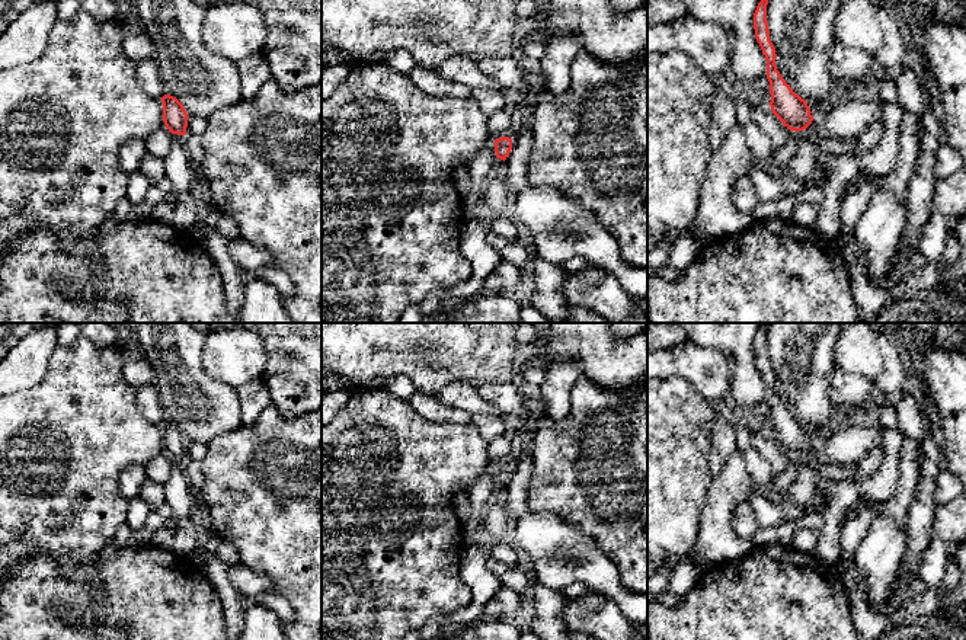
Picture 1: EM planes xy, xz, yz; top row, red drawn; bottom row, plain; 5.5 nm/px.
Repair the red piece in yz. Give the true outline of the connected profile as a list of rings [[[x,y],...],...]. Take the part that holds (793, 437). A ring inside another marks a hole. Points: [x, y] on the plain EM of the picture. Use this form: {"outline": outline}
{"outline": [[[762,323],[754,339],[755,364],[767,385],[767,404],[770,407],[771,436],[790,457],[806,455],[813,442],[805,425],[796,420],[786,409],[775,391],[775,374],[770,365],[767,348],[768,323]]]}

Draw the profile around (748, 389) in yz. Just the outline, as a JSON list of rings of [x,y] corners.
[[[675,323],[681,326],[688,339],[707,348],[726,353],[732,364],[730,394],[742,407],[767,404],[767,385],[755,364],[754,339],[764,323]]]

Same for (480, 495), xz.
[[[490,465],[487,474],[468,487],[468,513],[463,518],[463,528],[468,541],[482,538],[483,519],[492,500],[498,496],[495,467]]]

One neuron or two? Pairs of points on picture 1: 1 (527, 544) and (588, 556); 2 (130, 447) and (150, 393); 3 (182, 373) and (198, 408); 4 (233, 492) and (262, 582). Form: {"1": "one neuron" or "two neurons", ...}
{"1": "one neuron", "2": "two neurons", "3": "one neuron", "4": "two neurons"}

